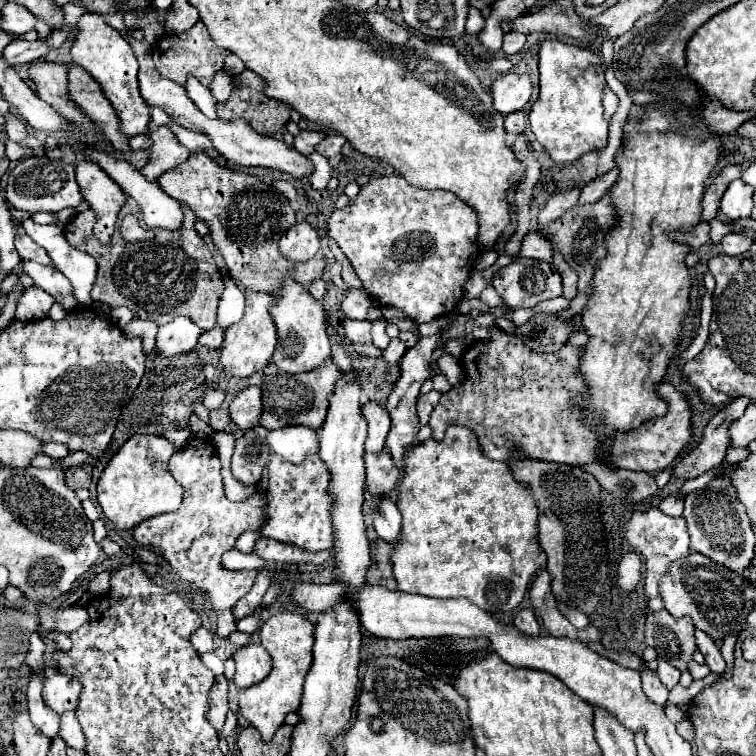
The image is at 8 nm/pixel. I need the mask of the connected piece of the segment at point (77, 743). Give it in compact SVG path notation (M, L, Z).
M68 712L64 716L60 716L60 736L66 740L68 746L72 746L74 750L84 750L86 748L86 738L82 732L80 722L76 720L74 712Z

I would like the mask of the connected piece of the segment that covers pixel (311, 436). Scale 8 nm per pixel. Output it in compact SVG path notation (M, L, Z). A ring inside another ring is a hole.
M284 426L268 432L266 444L284 460L300 464L308 454L318 452L318 434L306 426Z

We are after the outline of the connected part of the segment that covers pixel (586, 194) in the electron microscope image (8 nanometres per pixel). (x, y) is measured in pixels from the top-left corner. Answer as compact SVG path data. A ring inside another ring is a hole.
M614 166L608 174L604 174L602 178L594 180L592 184L584 186L582 192L580 192L580 198L578 198L578 206L586 206L586 204L594 204L602 198L602 194L616 182L618 178L619 169L617 166Z

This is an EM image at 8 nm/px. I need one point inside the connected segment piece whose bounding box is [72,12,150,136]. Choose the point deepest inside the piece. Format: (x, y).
(100, 49)

